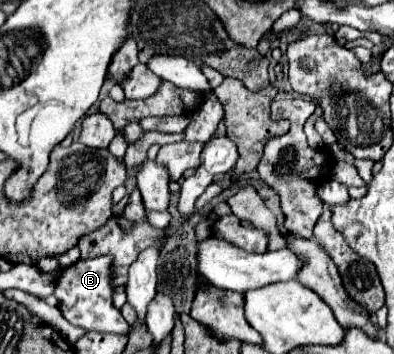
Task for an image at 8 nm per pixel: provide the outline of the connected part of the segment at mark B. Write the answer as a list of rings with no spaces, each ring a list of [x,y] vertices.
[[[97,256],[91,260],[79,260],[59,274],[53,296],[57,298],[57,308],[61,310],[65,320],[83,330],[95,330],[95,332],[127,334],[131,330],[121,312],[113,306],[115,286],[111,284],[113,278],[111,264],[113,264],[111,256]]]

